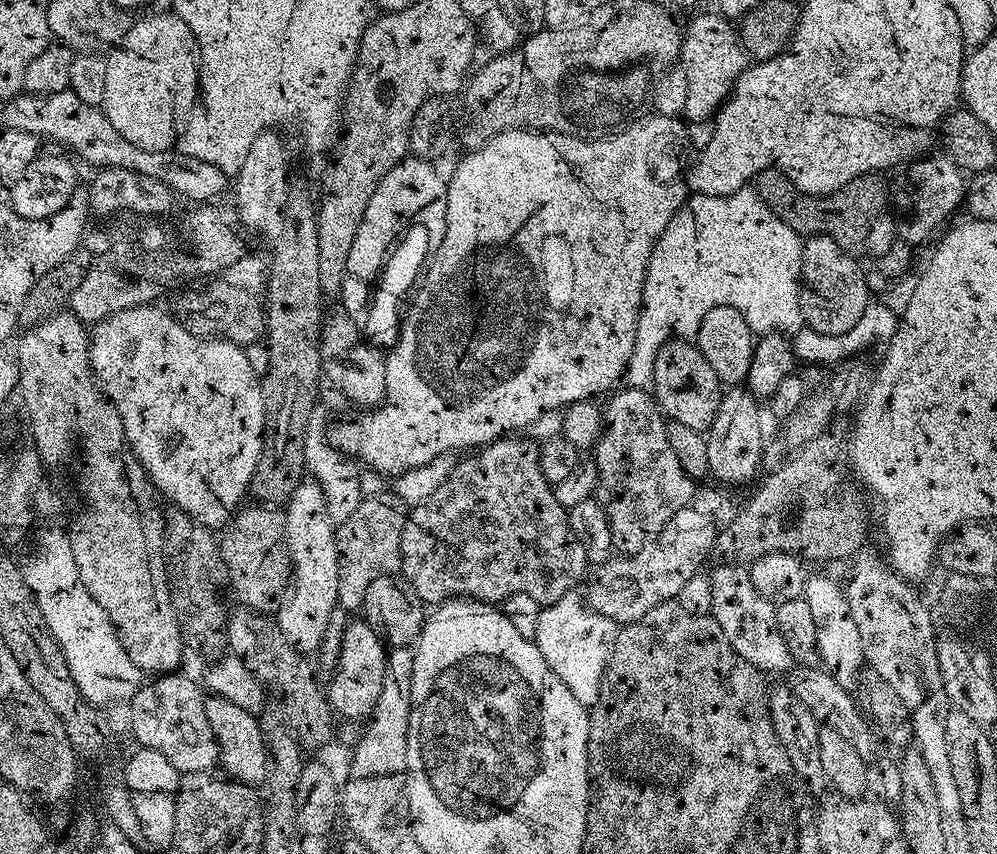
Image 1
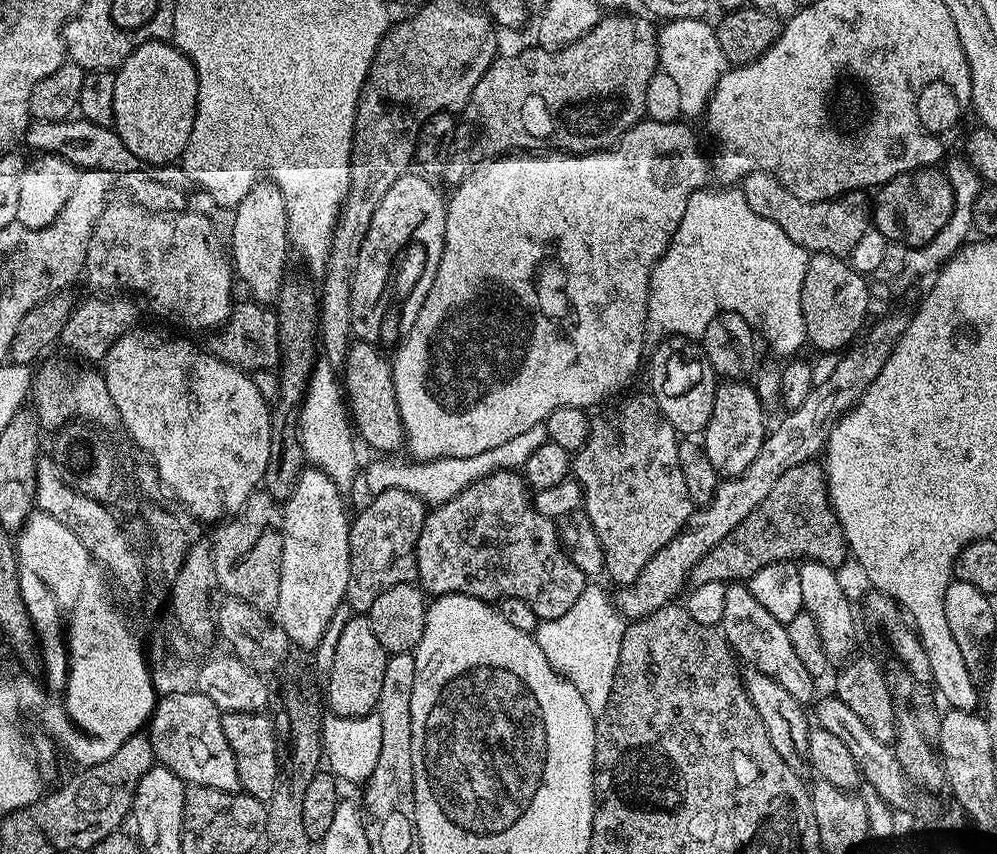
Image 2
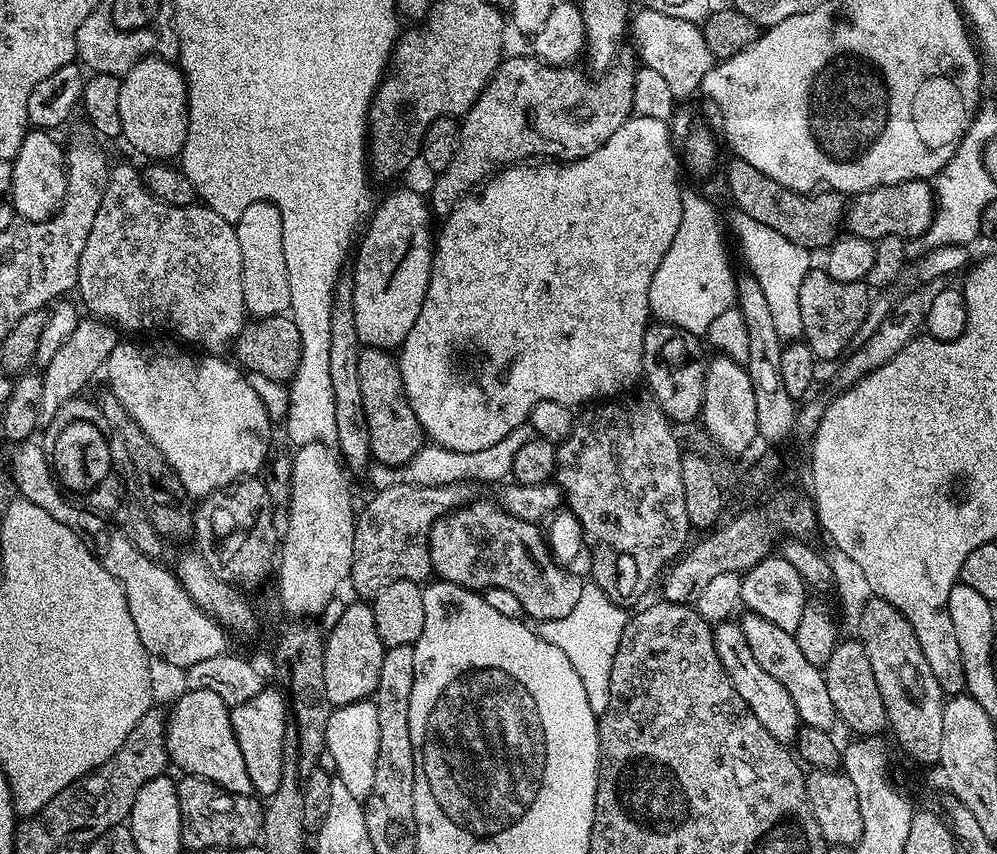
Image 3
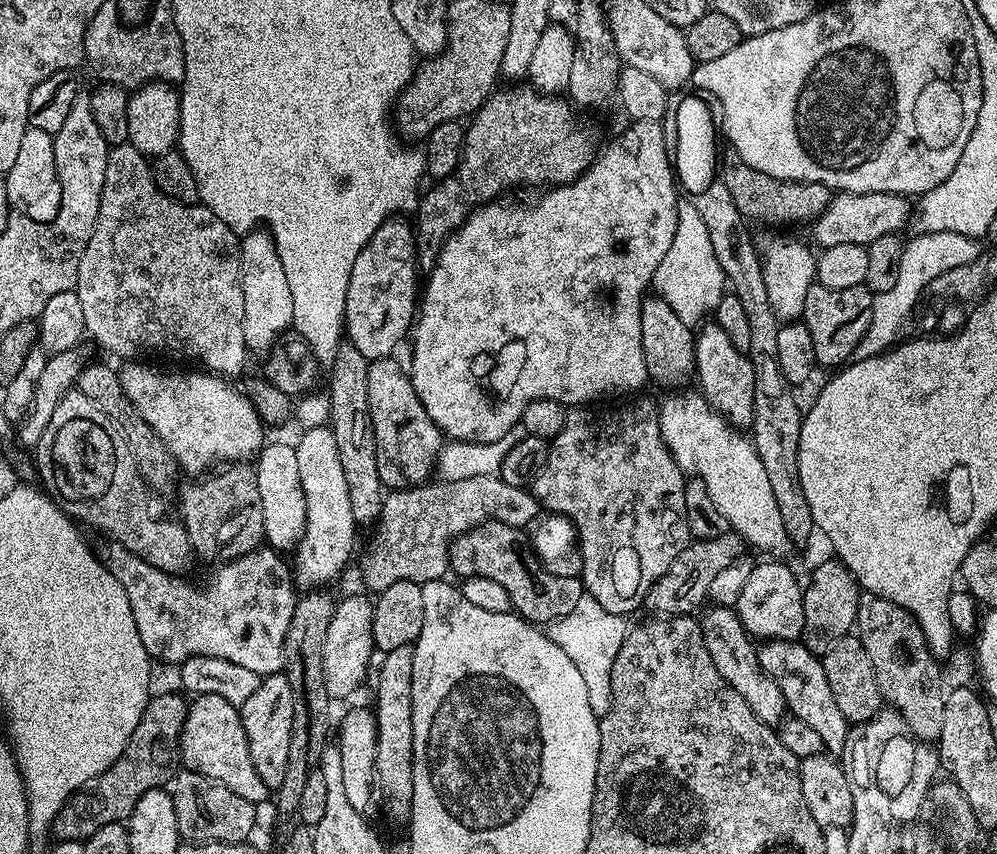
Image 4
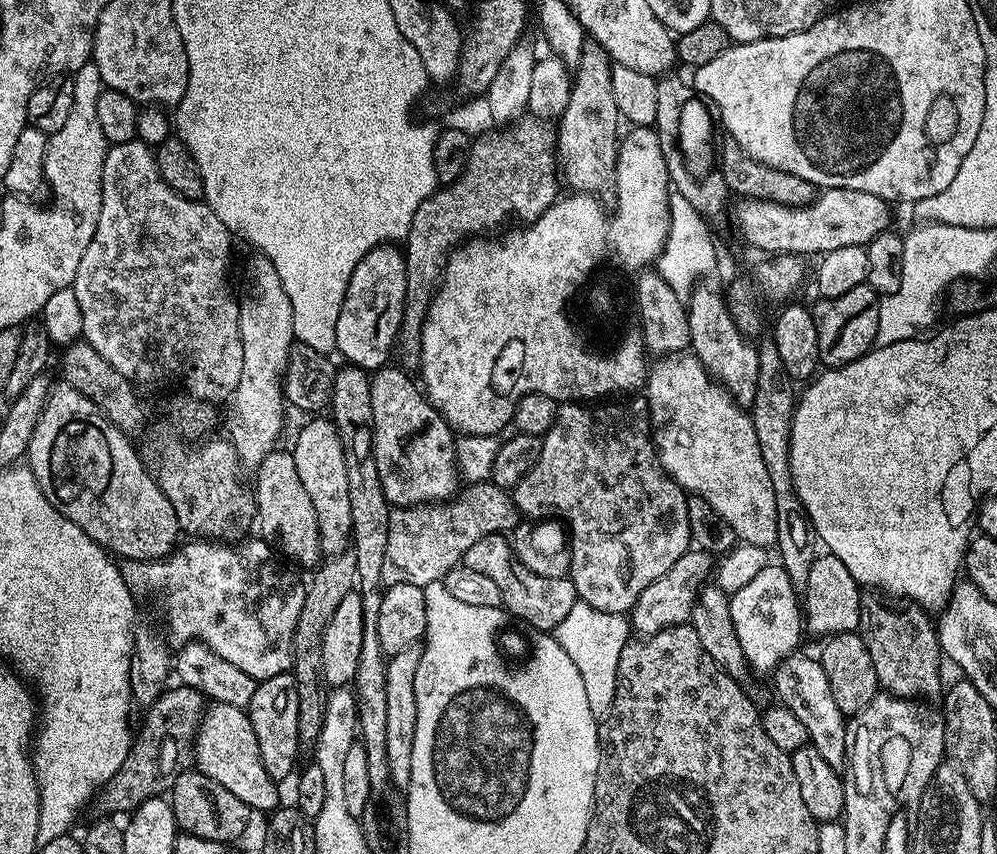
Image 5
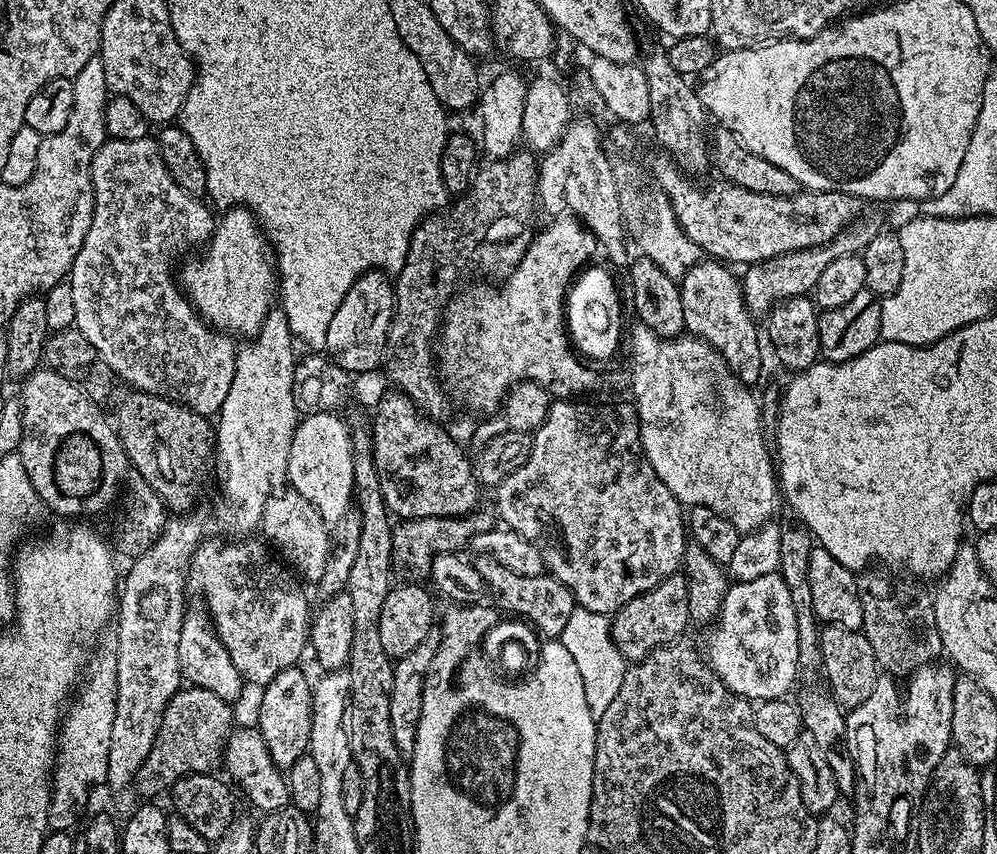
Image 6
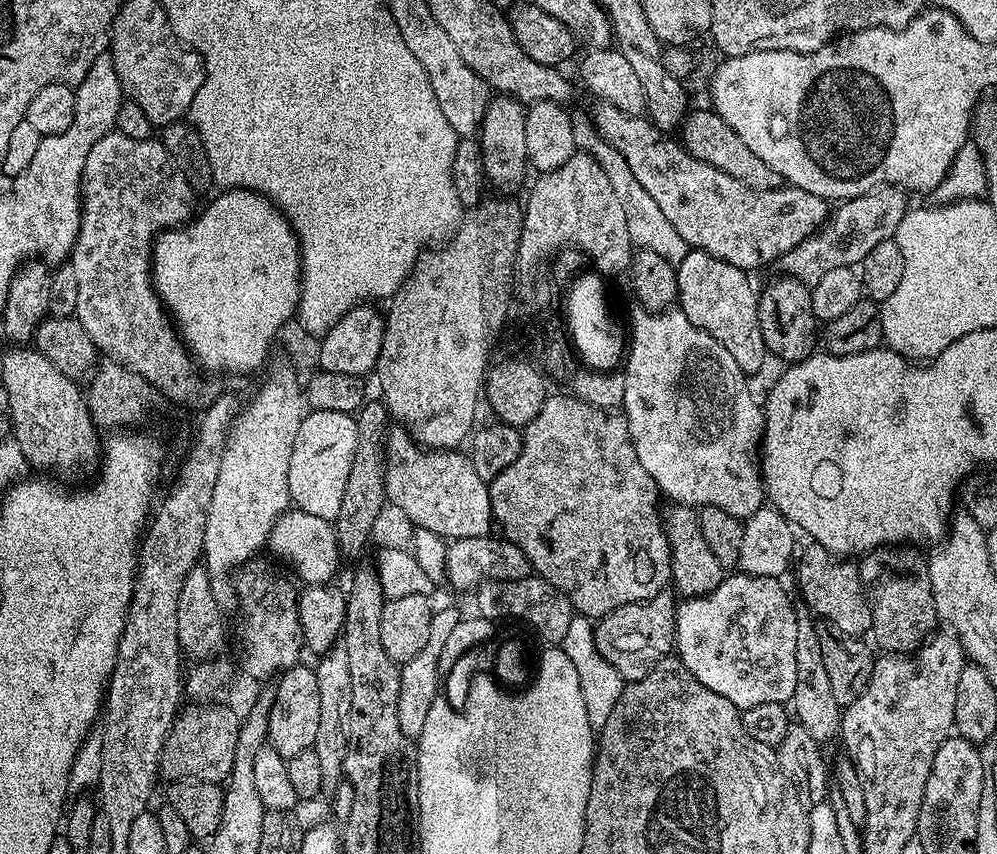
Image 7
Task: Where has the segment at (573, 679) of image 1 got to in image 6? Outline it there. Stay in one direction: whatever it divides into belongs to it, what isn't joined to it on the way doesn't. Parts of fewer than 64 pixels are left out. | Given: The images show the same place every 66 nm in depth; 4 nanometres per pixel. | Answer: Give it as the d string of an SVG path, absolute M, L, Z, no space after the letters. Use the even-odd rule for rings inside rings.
M576 607L566 622L566 630L558 639L566 650L574 657L574 666L578 666L578 674L582 674L582 690L586 690L586 706L590 706L590 714L596 720L606 714L610 702L618 698L618 689L622 686L622 678L626 671L626 661L612 637L612 621L605 613Z

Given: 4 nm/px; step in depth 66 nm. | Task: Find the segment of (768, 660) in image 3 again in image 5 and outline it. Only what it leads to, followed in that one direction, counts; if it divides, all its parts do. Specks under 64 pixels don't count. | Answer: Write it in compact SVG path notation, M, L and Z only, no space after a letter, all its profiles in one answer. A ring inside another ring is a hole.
M793 654L785 658L776 667L776 692L780 695L779 703L790 710L790 714L798 717L798 722L806 726L810 747L822 754L822 759L829 766L834 766L838 773L845 771L850 760L850 724L838 710L838 702L834 702L834 694L830 694L830 682L826 682L826 670L822 670L819 659L815 655L800 656Z

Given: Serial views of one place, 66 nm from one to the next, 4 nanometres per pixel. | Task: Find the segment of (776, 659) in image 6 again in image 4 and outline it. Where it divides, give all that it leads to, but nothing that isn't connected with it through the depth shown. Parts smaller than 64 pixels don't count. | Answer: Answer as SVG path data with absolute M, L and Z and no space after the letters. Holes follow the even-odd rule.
M772 558L768 564L757 563L752 569L746 586L742 586L742 594L734 605L745 630L753 637L764 640L801 639L804 630L804 588L800 580L787 568L787 563Z

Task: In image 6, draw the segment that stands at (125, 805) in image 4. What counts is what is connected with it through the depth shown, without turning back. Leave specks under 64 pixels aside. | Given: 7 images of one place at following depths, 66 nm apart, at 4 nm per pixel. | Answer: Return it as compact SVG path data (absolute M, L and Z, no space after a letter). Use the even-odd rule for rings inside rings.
M181 687L170 698L154 746L136 772L135 791L140 791L144 798L156 798L159 792L167 793L183 776L215 773L221 767L224 747L234 731L232 708L229 701L218 698L211 690Z

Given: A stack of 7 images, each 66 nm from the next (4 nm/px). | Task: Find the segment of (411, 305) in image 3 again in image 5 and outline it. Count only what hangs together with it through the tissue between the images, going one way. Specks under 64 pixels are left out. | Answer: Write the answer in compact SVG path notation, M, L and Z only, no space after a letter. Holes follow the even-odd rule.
M396 246L375 248L358 262L358 266L354 266L354 274L350 274L346 298L338 314L336 352L357 368L375 370L385 367L400 334L405 302L406 262L403 251Z

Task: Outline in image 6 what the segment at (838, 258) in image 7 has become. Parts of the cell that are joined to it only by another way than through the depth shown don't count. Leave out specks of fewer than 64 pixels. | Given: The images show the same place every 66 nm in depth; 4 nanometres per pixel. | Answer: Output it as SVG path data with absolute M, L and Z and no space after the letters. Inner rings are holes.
M864 214L822 246L814 246L806 250L790 250L786 254L778 254L774 258L766 258L757 264L747 265L743 269L744 276L742 272L740 280L746 310L754 318L766 318L781 300L786 300L793 294L808 296L815 288L819 276L825 272L826 266L834 262L834 258L846 258L863 253L864 248L870 246L870 242L874 242L874 238L881 230L882 224L879 224L874 217Z

